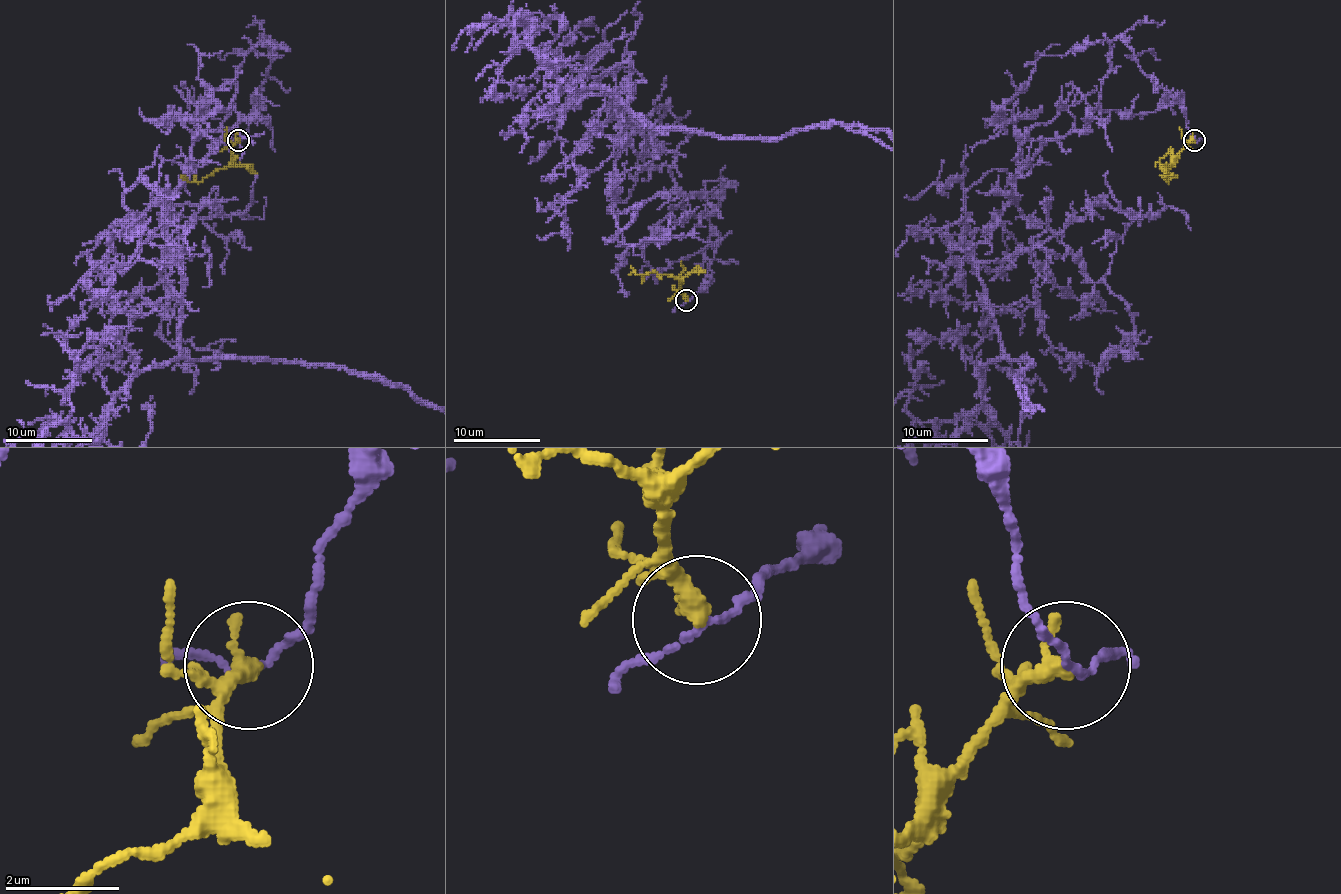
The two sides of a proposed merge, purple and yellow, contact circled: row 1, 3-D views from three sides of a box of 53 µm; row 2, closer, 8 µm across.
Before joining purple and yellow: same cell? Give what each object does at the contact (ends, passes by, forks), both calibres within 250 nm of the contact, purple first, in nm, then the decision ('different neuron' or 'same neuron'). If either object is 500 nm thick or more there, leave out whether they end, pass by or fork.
purple passes by; yellow passes by; calibres 110 and 240 nm; different neuron

